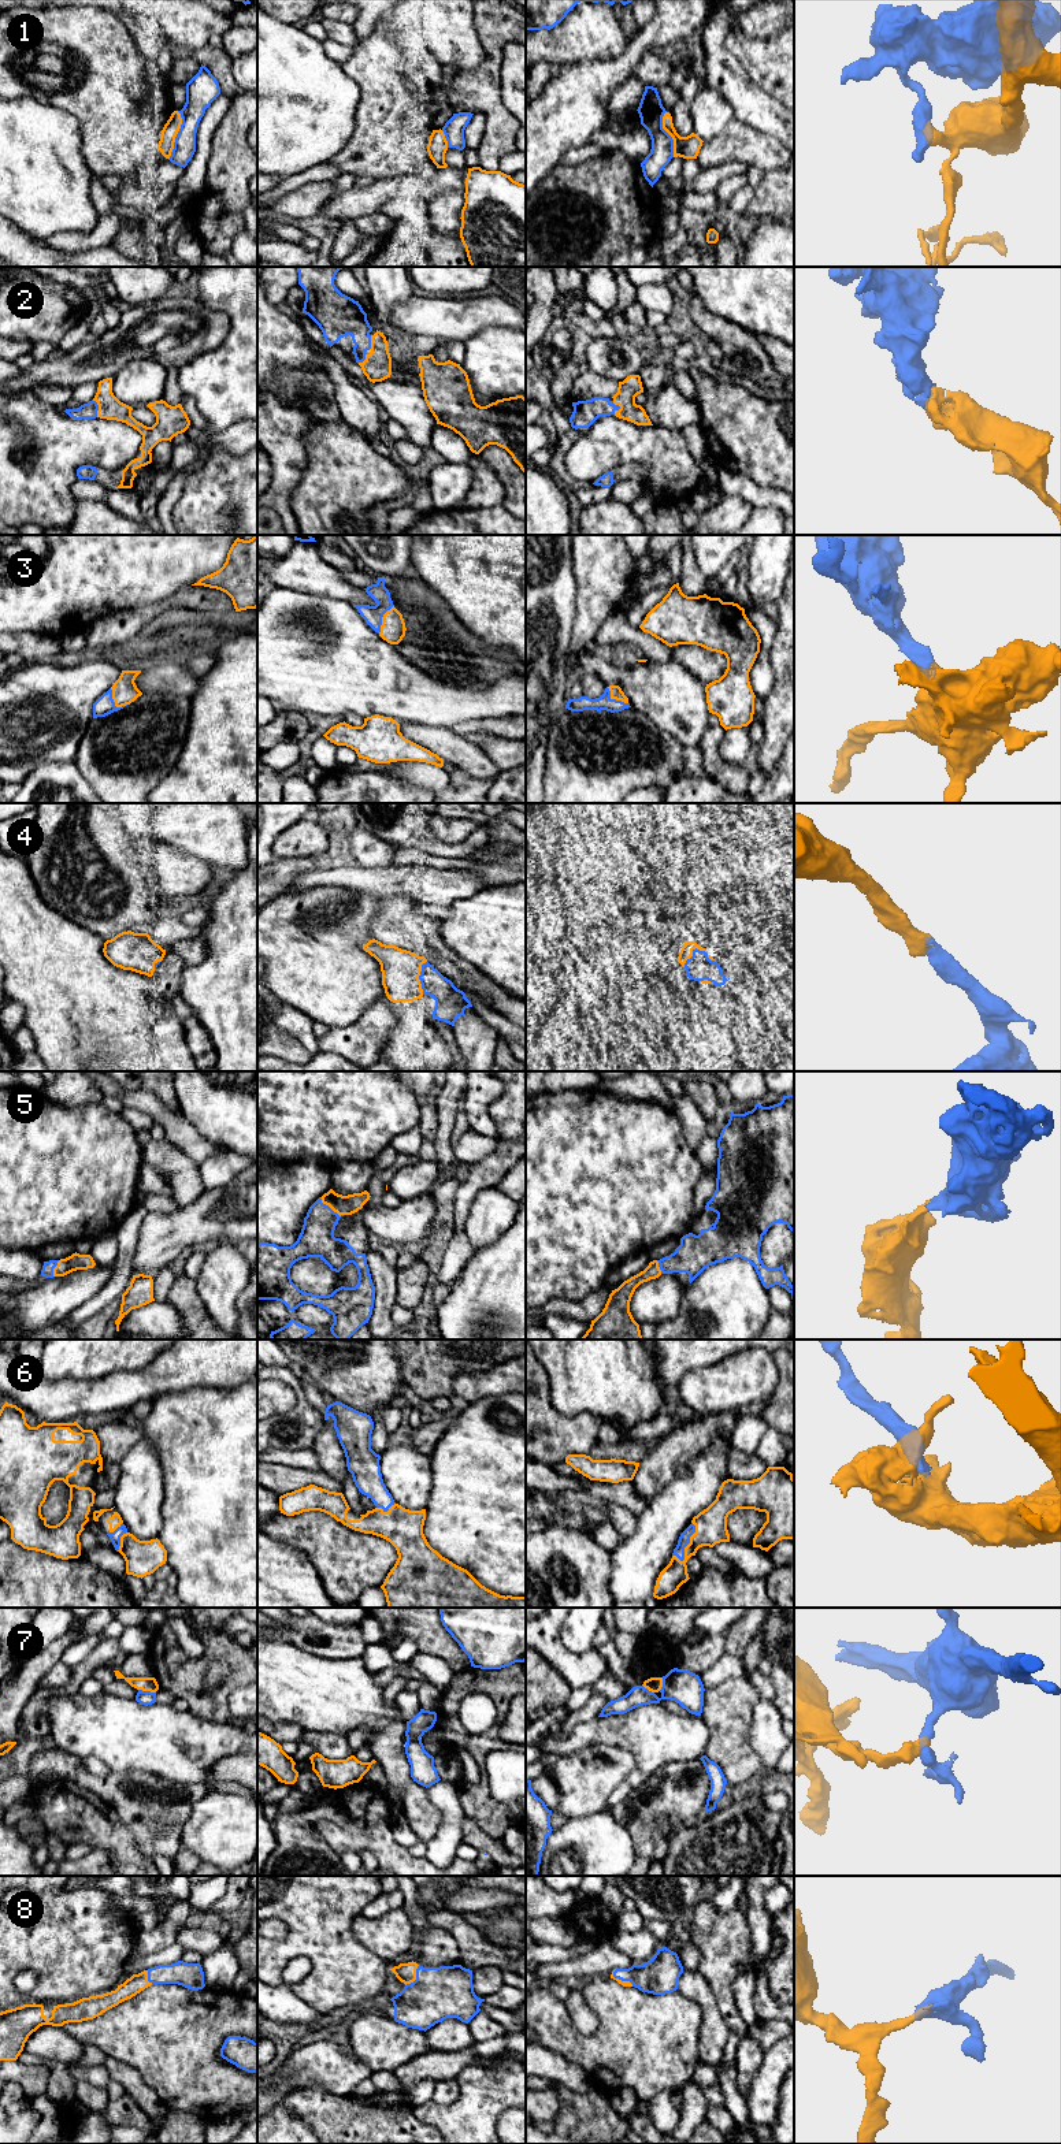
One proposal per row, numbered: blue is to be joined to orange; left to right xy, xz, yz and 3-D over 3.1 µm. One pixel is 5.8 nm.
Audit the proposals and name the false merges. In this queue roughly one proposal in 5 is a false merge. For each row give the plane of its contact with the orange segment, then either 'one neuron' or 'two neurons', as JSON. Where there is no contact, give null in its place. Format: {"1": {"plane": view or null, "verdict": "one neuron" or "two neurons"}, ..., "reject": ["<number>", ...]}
{"1": {"plane": "xy", "verdict": "two neurons"}, "2": {"plane": "xy", "verdict": "one neuron"}, "3": {"plane": "xz", "verdict": "one neuron"}, "4": {"plane": "xz", "verdict": "one neuron"}, "5": {"plane": "xz", "verdict": "one neuron"}, "6": {"plane": "yz", "verdict": "one neuron"}, "7": {"plane": "xy", "verdict": "two neurons"}, "8": {"plane": "xz", "verdict": "one neuron"}, "reject": ["1", "7"]}

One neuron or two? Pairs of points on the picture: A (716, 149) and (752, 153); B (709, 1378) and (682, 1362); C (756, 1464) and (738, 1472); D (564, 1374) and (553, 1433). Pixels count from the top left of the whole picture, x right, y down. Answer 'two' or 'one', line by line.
A: one
B: two
C: one
D: two

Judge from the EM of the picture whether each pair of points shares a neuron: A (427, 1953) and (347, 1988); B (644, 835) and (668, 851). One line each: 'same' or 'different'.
A: different
B: different

